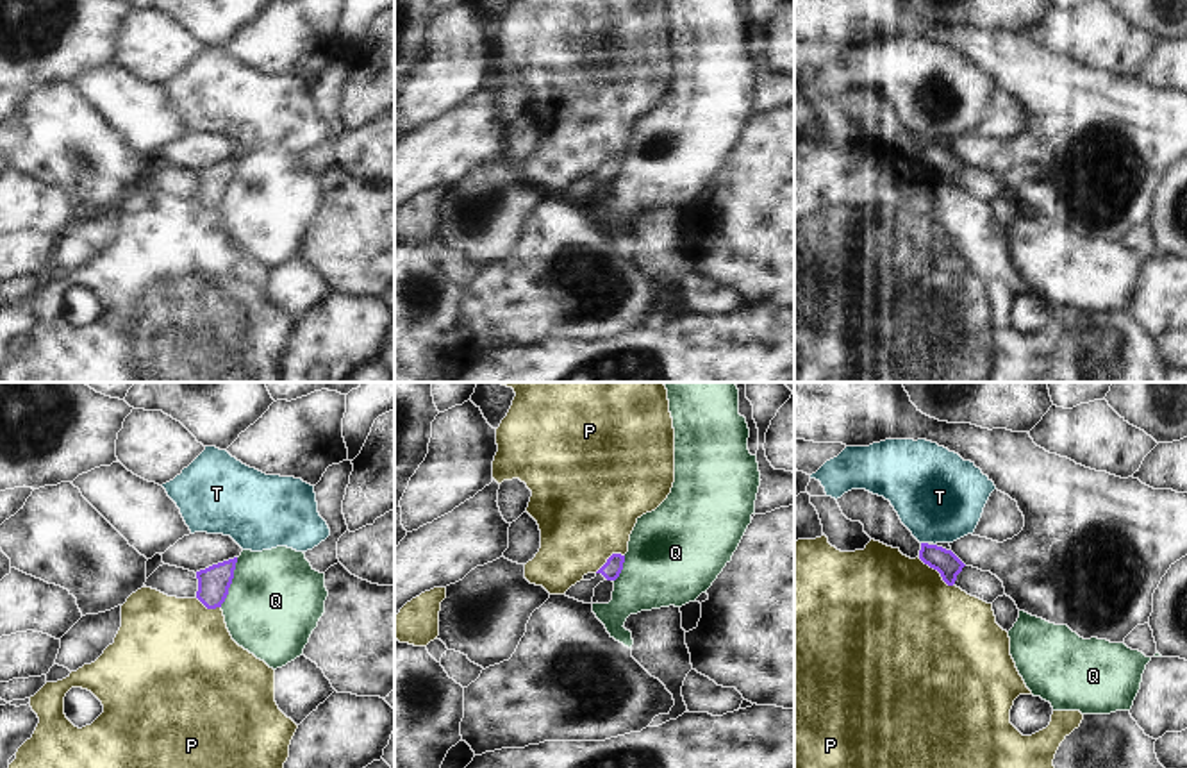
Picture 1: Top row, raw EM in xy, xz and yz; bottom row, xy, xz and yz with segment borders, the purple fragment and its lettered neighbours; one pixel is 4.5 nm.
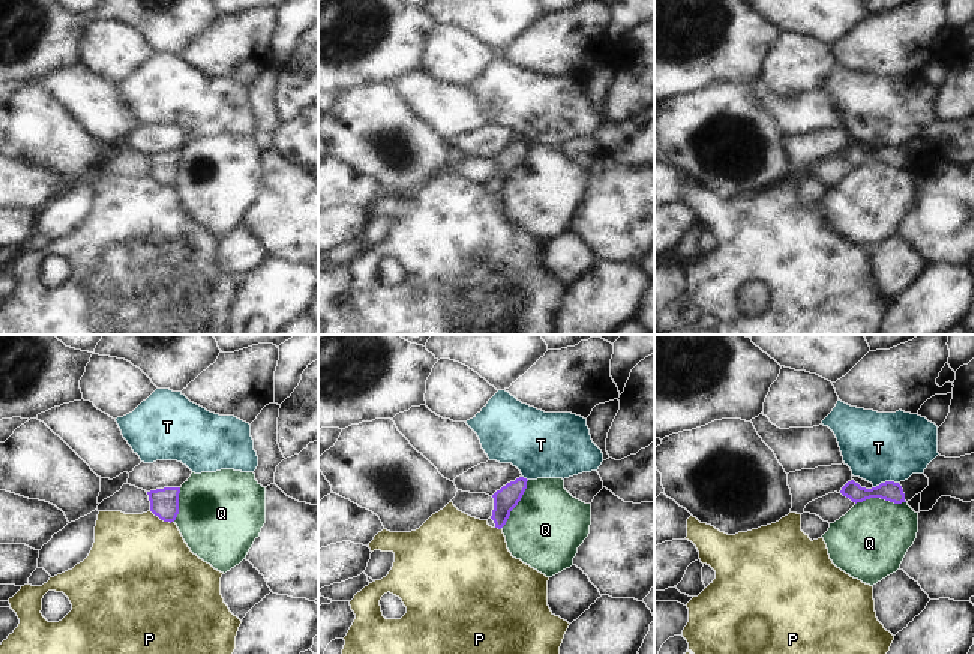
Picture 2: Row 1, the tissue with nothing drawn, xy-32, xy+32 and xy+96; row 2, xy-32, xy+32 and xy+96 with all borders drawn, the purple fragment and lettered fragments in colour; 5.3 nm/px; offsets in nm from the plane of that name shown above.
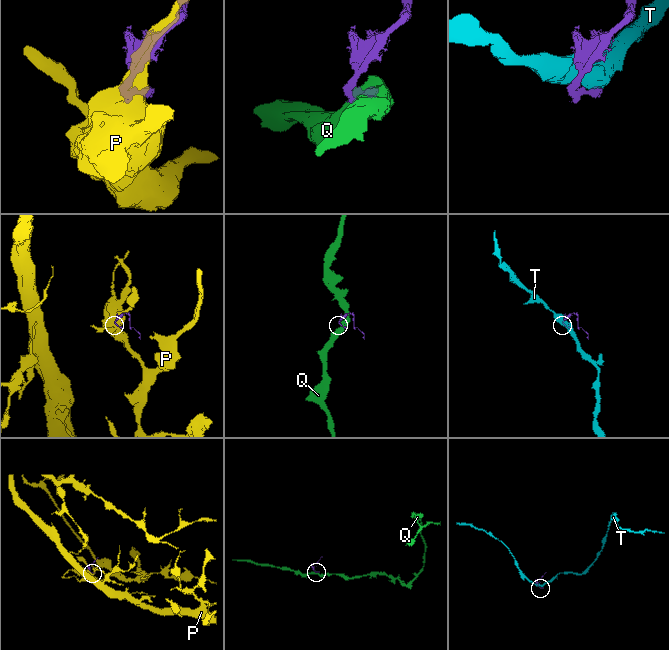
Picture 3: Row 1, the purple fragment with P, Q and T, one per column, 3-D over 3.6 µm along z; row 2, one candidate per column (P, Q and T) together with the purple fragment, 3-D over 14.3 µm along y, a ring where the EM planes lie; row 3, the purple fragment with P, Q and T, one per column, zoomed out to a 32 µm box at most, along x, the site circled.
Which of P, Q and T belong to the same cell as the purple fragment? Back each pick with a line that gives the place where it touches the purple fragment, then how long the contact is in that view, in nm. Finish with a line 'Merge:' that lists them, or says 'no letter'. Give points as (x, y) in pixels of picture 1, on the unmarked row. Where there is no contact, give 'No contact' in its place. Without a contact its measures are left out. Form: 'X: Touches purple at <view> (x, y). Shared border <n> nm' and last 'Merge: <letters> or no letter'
Merge: no letter

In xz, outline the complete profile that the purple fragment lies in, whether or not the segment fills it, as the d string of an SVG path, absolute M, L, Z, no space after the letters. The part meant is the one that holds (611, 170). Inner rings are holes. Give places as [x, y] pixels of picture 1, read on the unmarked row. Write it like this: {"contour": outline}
{"contour": "M612 154L591 180L580 180L564 195L584 204L593 204L594 188L603 180L616 180L623 170L625 155Z"}

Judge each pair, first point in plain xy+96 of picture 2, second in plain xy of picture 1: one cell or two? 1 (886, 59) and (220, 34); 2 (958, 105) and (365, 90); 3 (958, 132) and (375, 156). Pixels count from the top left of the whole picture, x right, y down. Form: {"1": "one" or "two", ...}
{"1": "two", "2": "one", "3": "one"}

